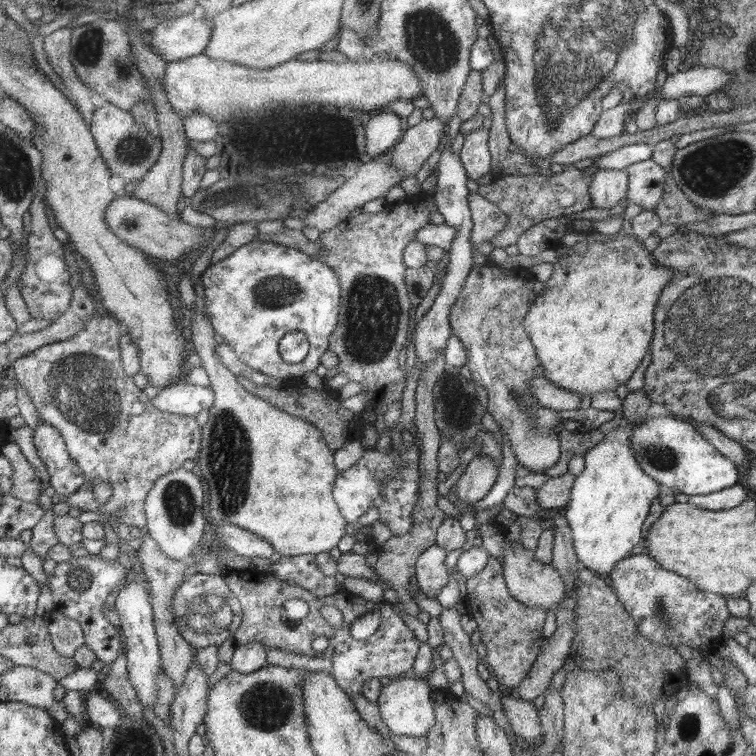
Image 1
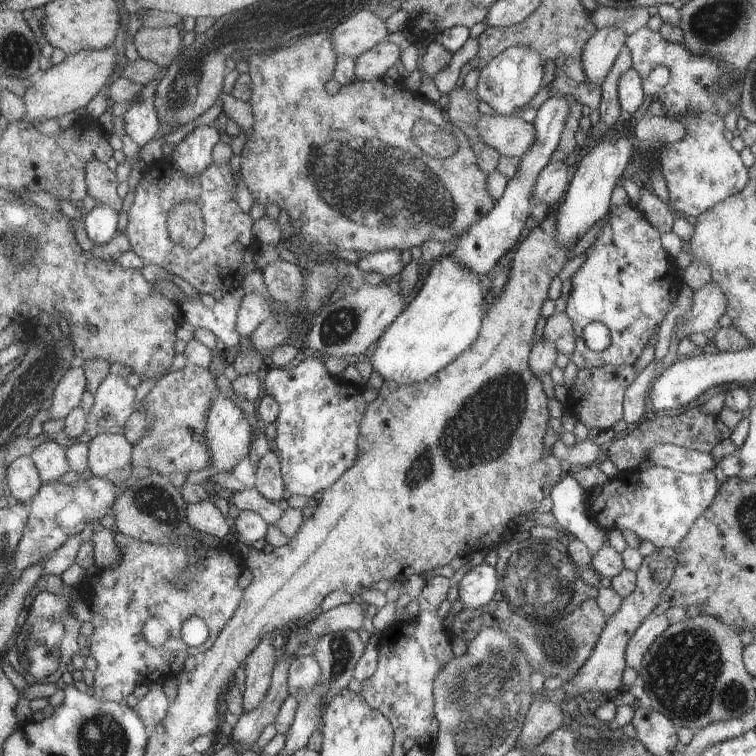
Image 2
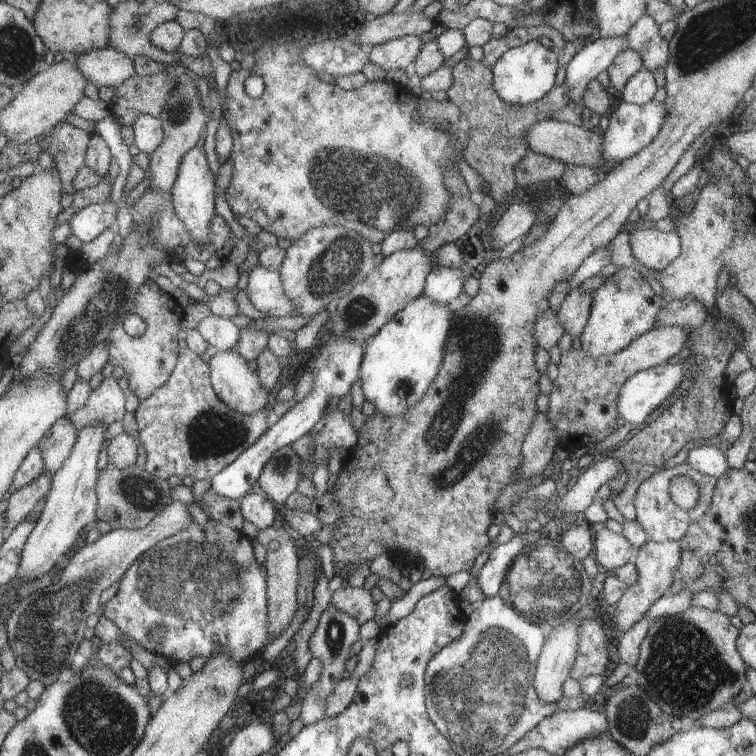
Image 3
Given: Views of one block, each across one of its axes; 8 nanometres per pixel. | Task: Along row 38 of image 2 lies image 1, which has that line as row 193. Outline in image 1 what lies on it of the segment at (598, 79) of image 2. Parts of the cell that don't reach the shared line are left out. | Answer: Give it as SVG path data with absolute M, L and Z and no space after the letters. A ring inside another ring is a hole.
M599 169L591 178L588 195L594 209L613 208L629 192L629 175L626 170Z

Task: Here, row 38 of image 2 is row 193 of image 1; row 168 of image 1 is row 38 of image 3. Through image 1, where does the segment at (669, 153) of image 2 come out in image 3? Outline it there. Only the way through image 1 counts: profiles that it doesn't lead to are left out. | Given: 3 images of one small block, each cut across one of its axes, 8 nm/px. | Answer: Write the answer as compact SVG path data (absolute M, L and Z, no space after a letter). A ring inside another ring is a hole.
M644 14L626 35L630 49L642 56L644 68L654 73L658 68L665 68L670 57L668 41L660 36L659 26L652 16Z

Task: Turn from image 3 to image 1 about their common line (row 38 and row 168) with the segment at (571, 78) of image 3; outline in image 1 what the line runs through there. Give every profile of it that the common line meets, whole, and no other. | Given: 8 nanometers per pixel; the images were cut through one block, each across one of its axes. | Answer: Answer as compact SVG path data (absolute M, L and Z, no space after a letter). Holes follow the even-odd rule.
M646 143L628 144L621 146L614 152L608 152L604 156L601 155L600 158L594 160L594 164L598 169L624 171L636 162L652 160L652 152L654 152L654 146L652 145Z

